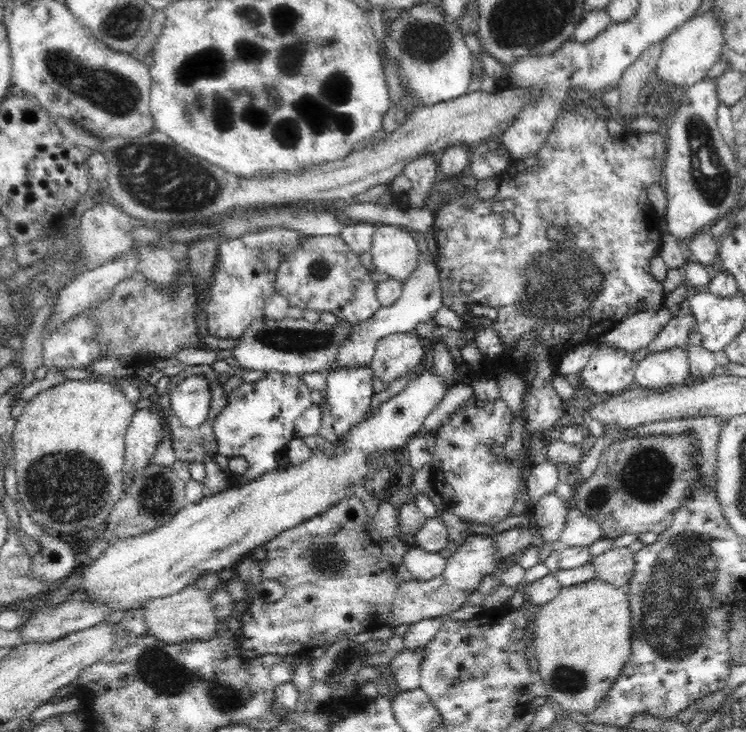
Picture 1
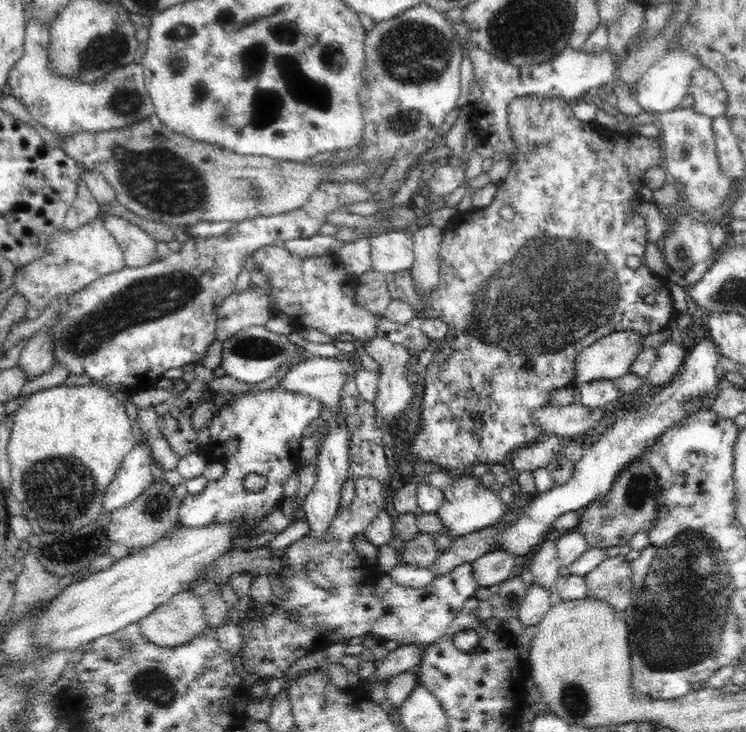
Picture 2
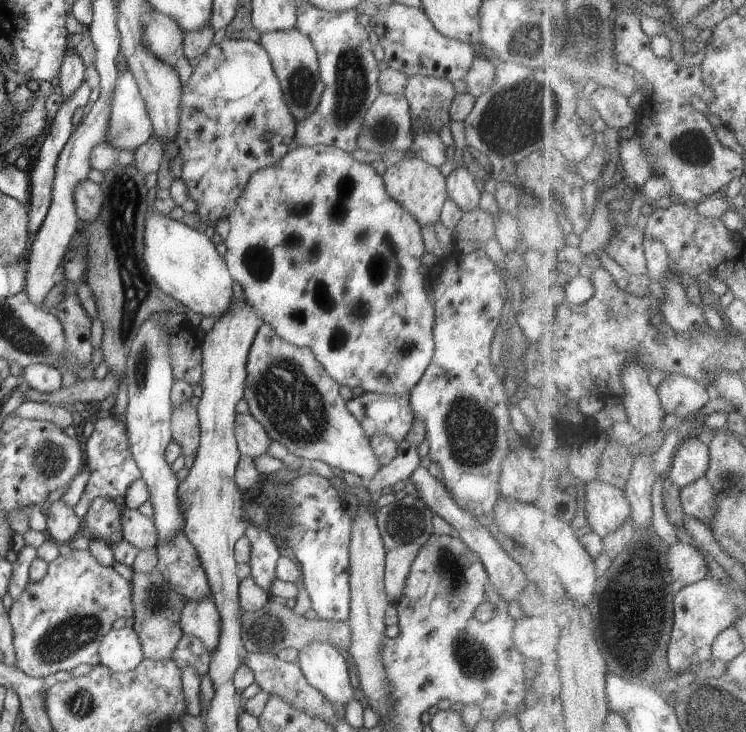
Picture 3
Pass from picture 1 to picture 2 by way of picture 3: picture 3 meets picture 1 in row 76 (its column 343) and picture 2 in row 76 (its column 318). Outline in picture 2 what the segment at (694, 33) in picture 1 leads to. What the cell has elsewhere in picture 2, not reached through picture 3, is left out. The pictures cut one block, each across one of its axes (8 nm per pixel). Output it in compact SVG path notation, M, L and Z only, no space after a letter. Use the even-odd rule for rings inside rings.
M680 44L674 50L668 49L658 63L651 66L634 86L636 87L636 98L643 111L650 112L654 116L667 110L675 109L680 101L688 95L690 78L694 70L702 68L700 60L697 60L690 52L687 52Z

